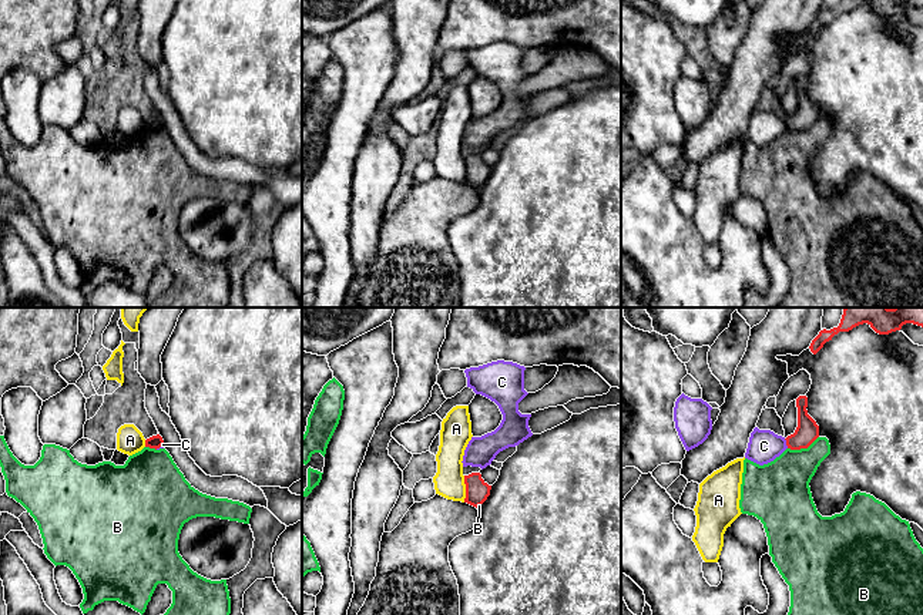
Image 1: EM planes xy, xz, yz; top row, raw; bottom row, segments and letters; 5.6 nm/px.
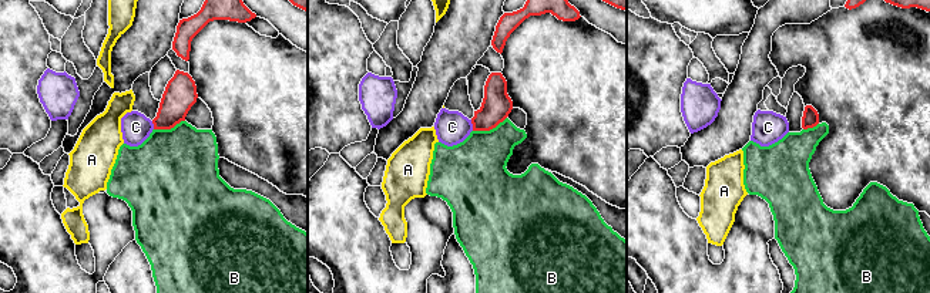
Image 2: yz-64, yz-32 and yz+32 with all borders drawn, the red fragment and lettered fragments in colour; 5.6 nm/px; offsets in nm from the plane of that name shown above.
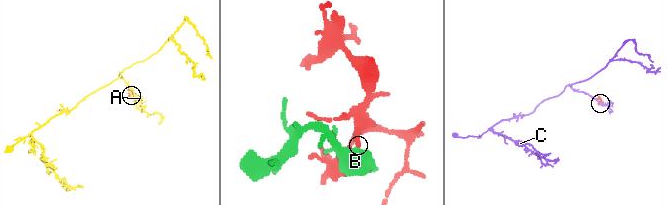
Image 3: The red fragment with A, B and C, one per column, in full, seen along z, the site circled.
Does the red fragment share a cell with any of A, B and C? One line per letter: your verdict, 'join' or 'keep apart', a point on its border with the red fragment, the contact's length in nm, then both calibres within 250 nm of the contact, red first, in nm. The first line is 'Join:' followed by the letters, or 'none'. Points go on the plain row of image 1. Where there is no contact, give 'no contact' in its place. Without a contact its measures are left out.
Join: none
A: keep apart | xz (466, 170) | 150 nm | 130/180 nm
B: keep apart | yz (802, 128) | 190 nm | 130/300 nm
C: keep apart | yz (786, 124) | 60 nm | 130/180 nm

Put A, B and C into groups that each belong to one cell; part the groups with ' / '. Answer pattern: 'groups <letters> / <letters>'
groups A / B / C

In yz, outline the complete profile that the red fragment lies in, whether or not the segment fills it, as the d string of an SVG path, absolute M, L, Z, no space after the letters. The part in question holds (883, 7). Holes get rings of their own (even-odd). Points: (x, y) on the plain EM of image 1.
M840 0L838 9L830 11L823 10L819 13L809 27L810 33L816 36L823 28L823 26L832 21L832 19L839 13L849 13L863 4L867 4L879 16L889 16L892 13L900 11L906 4L913 4L923 9L923 0Z

